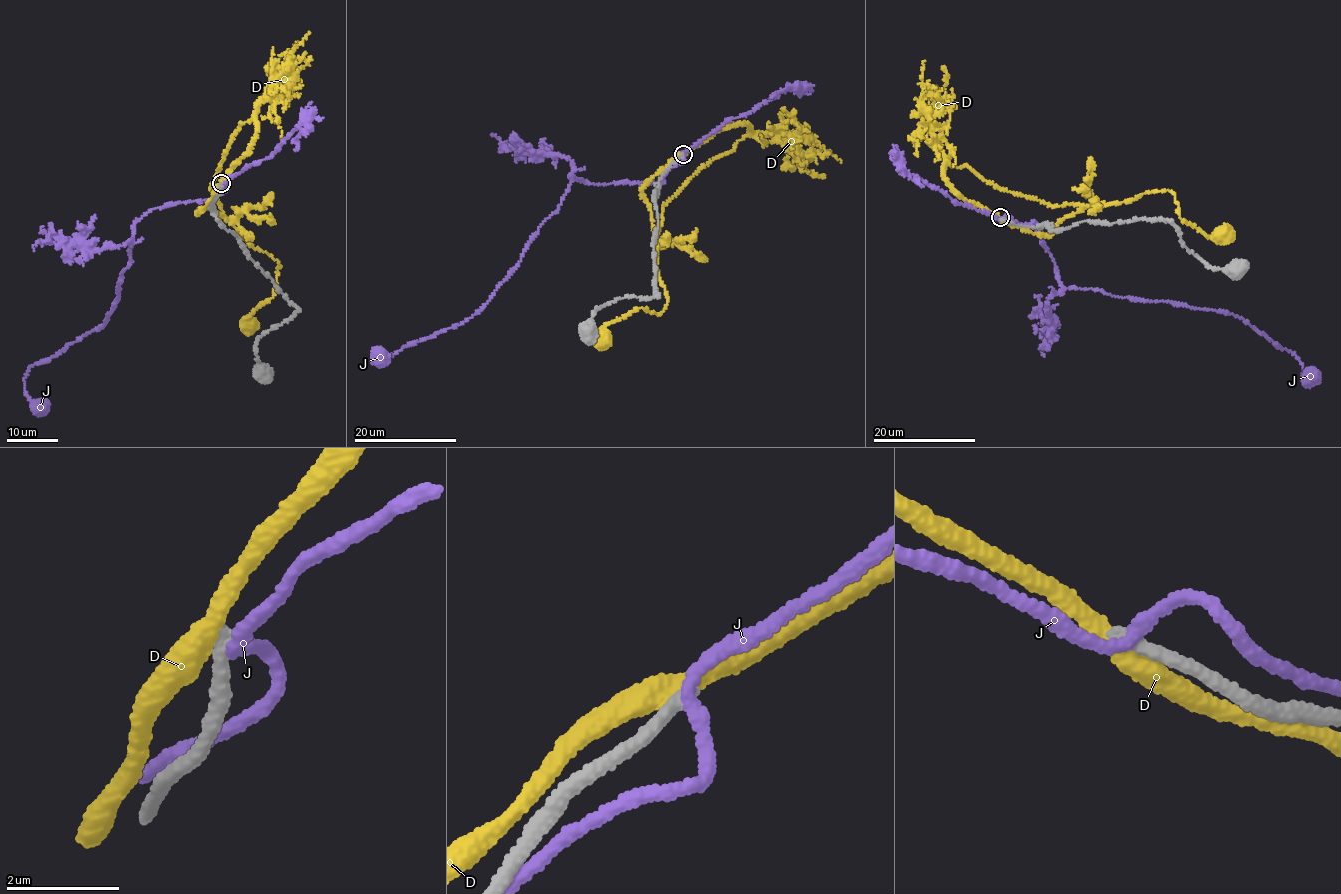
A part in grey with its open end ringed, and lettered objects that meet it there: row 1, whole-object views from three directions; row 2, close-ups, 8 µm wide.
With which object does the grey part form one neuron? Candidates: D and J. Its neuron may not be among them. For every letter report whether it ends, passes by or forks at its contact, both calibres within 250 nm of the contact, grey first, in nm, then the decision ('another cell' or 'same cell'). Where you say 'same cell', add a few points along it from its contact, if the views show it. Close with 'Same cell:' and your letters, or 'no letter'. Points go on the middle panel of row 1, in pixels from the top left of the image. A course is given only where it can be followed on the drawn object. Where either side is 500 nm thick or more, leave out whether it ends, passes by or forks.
D: it passes by; calibres 280 and 400 nm; another cell
J: it passes by; calibres 280 and 200 nm; another cell
Same cell: no letter

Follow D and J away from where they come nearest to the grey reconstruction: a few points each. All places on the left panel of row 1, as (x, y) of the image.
D: (220, 185), (197, 212), (207, 208), (221, 215), (249, 244), (281, 266), (275, 291), (249, 314), (249, 323)
J: (221, 186), (213, 199), (149, 210), (134, 223), (118, 299), (102, 326), (29, 367), (24, 392), (40, 405)

